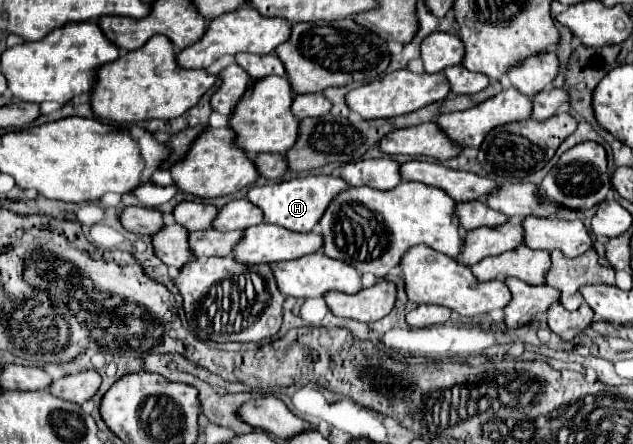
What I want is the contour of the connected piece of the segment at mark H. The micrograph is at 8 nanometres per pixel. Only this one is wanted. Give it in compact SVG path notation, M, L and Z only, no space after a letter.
M307 175L307 177L293 177L289 181L281 181L275 185L265 187L251 187L247 199L261 207L265 215L265 223L277 223L289 231L313 231L315 225L321 219L321 213L325 213L325 207L329 207L331 199L335 199L341 191L347 191L349 185L341 177L331 175Z

